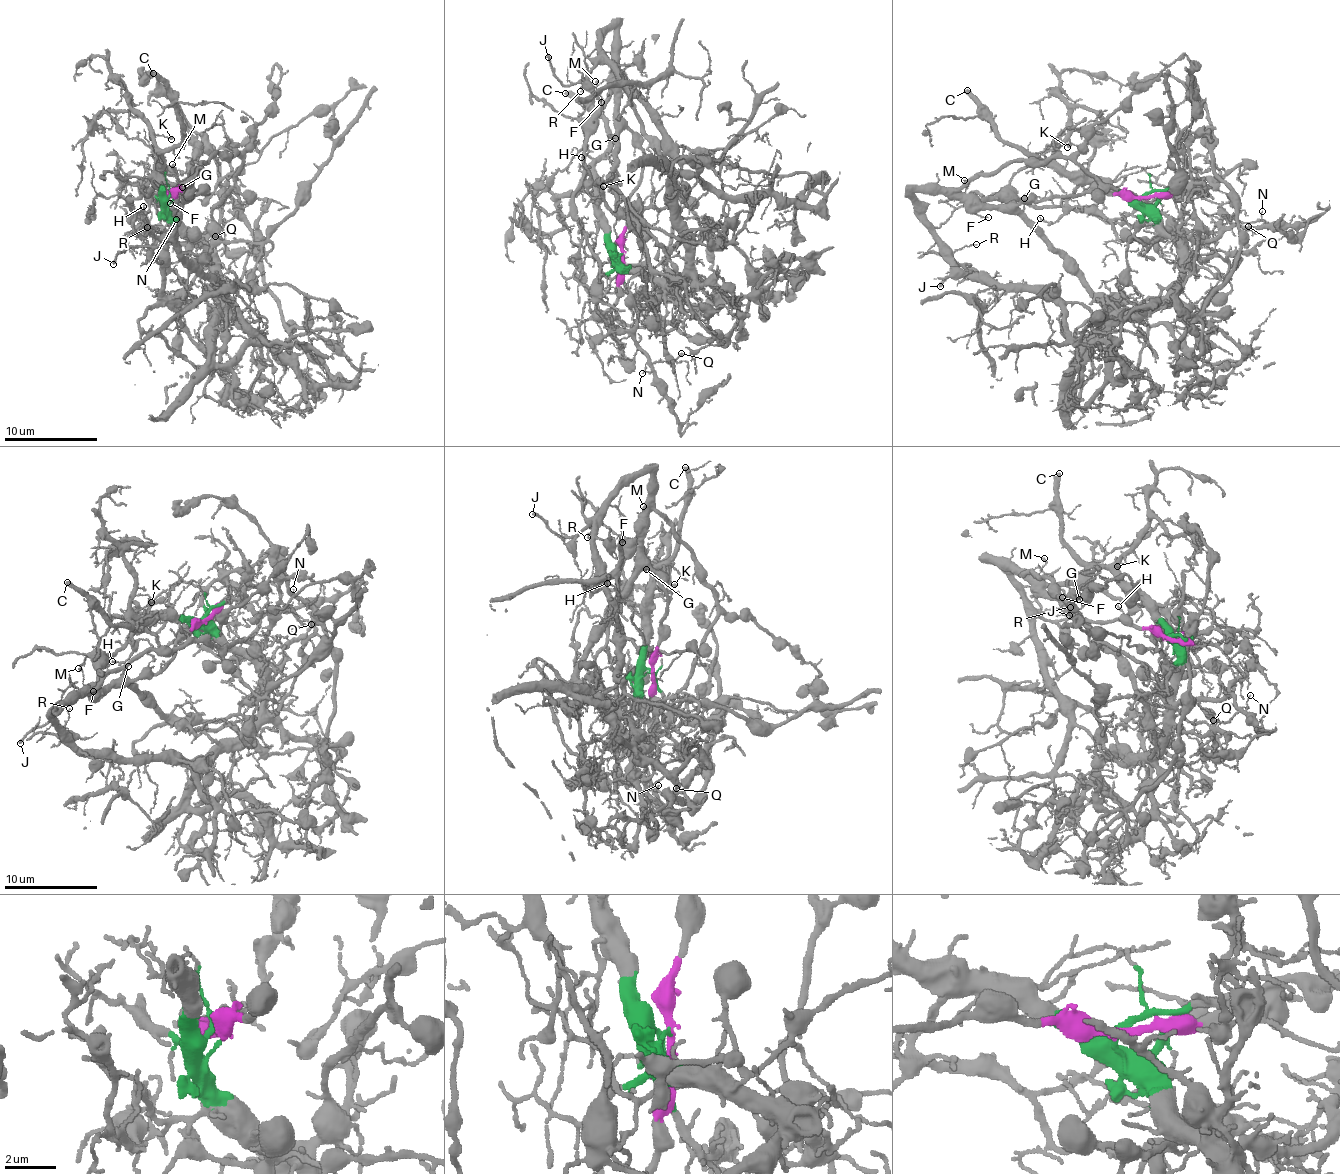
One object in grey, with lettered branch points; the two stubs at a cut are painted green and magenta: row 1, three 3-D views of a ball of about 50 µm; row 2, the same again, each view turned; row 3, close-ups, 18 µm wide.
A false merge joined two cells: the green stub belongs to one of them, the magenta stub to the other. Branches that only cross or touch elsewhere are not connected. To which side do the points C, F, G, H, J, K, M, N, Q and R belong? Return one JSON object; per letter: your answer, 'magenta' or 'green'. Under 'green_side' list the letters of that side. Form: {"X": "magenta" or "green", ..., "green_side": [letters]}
{"C": "green", "F": "magenta", "G": "magenta", "H": "green", "J": "magenta", "K": "green", "M": "magenta", "N": "green", "Q": "green", "R": "magenta", "green_side": ["C", "H", "K", "N", "Q"]}

